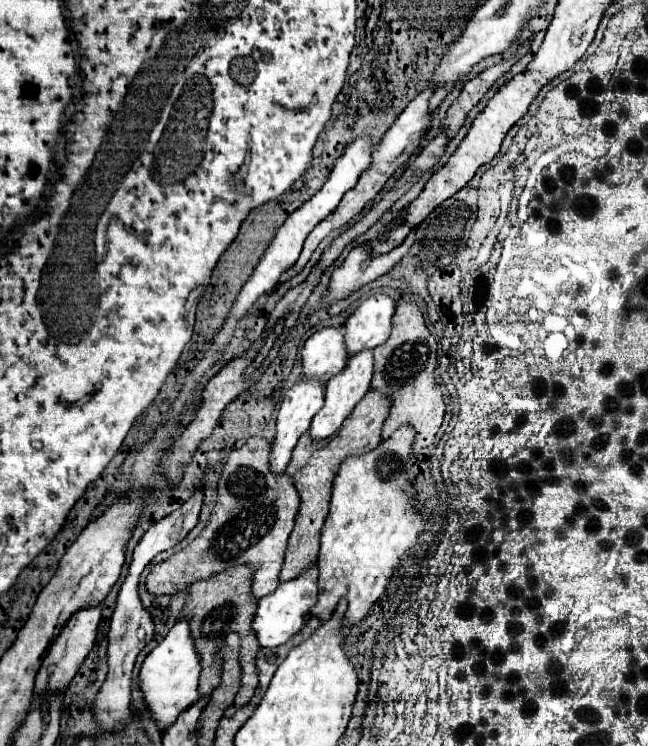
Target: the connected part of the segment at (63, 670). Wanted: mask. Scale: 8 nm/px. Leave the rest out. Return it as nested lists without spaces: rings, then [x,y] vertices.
[[[101,603],[95,607],[85,607],[79,609],[71,615],[71,619],[65,623],[65,627],[61,629],[61,633],[57,635],[57,639],[53,641],[53,647],[47,651],[43,665],[37,673],[37,681],[35,681],[35,691],[49,691],[49,687],[59,687],[65,691],[69,681],[73,679],[73,675],[77,673],[79,665],[83,663],[83,659],[87,657],[87,653],[93,649],[95,637],[97,637],[97,627],[101,621]]]

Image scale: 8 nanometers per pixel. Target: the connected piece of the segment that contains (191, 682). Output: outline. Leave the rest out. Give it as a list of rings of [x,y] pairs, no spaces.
[[[183,617],[171,627],[165,639],[145,657],[139,673],[141,691],[145,695],[147,707],[161,729],[173,723],[177,715],[185,711],[185,707],[189,707],[189,703],[195,703],[199,699],[199,693],[197,693],[199,673],[201,673],[201,659],[197,655],[195,641],[189,631],[189,619]]]

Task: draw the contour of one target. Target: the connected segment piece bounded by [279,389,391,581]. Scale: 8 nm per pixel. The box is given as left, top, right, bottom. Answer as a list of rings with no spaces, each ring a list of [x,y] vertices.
[[[371,389],[371,391],[367,391],[365,399],[361,399],[361,403],[357,403],[353,413],[345,419],[345,423],[333,437],[315,441],[309,431],[301,435],[301,439],[293,451],[293,457],[289,461],[289,467],[287,467],[287,473],[293,477],[293,483],[301,495],[301,507],[299,507],[299,515],[295,521],[295,529],[289,537],[285,563],[279,573],[281,581],[295,579],[297,573],[301,573],[309,563],[313,563],[317,559],[319,535],[321,535],[323,523],[329,513],[331,485],[337,475],[337,469],[347,455],[357,455],[359,451],[369,451],[373,447],[377,447],[377,443],[381,443],[381,429],[389,415],[389,409],[391,409],[389,397],[383,395],[381,391]]]

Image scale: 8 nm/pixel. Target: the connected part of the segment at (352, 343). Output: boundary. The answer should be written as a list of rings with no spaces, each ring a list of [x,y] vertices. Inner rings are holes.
[[[375,293],[371,297],[367,297],[345,321],[345,343],[347,343],[347,351],[351,355],[355,355],[355,351],[363,351],[363,349],[373,349],[381,343],[385,343],[389,339],[391,333],[391,319],[395,315],[395,301],[385,295],[385,293]]]

